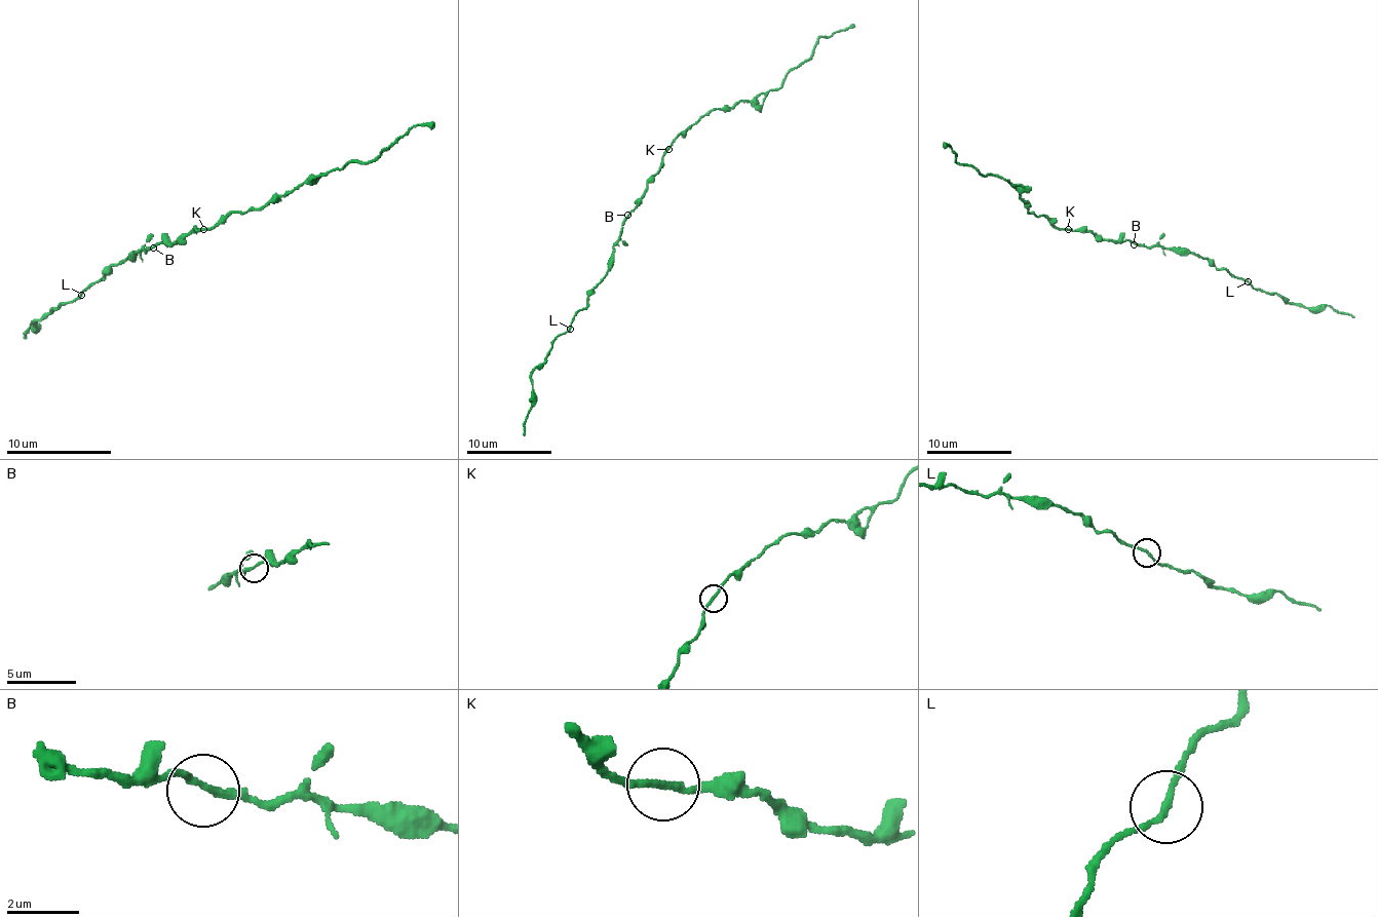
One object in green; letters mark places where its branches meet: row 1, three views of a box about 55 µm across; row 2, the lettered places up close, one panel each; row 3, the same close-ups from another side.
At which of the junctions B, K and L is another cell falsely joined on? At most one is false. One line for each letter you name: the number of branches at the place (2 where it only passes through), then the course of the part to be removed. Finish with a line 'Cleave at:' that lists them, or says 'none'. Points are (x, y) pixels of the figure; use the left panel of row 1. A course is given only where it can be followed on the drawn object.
Cleave at: none

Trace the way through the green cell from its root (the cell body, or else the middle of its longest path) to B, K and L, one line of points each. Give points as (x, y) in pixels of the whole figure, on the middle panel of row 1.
B: (645, 189), (641, 201), (627, 215)
K: (645, 189), (668, 149)
L: (645, 189), (613, 246), (611, 270), (576, 313), (570, 328)

